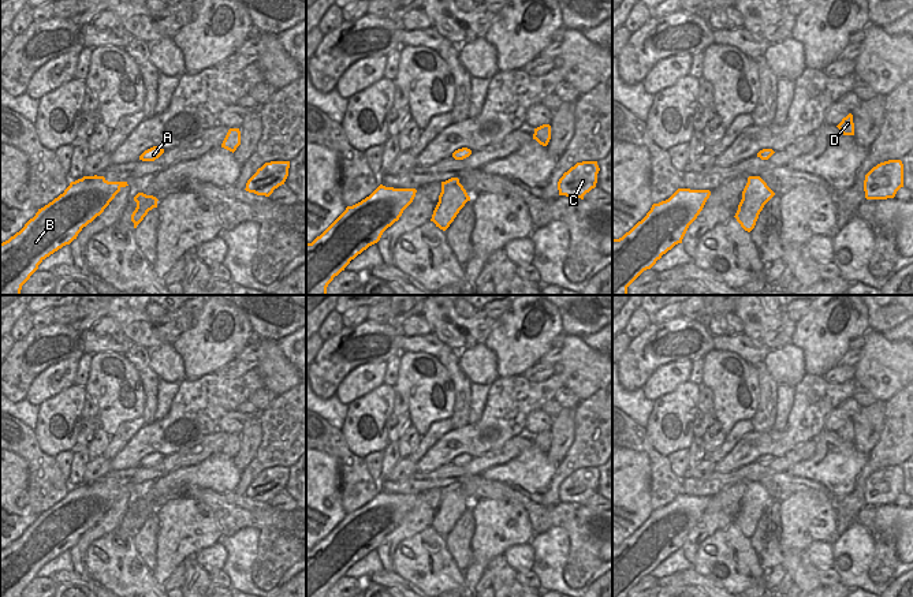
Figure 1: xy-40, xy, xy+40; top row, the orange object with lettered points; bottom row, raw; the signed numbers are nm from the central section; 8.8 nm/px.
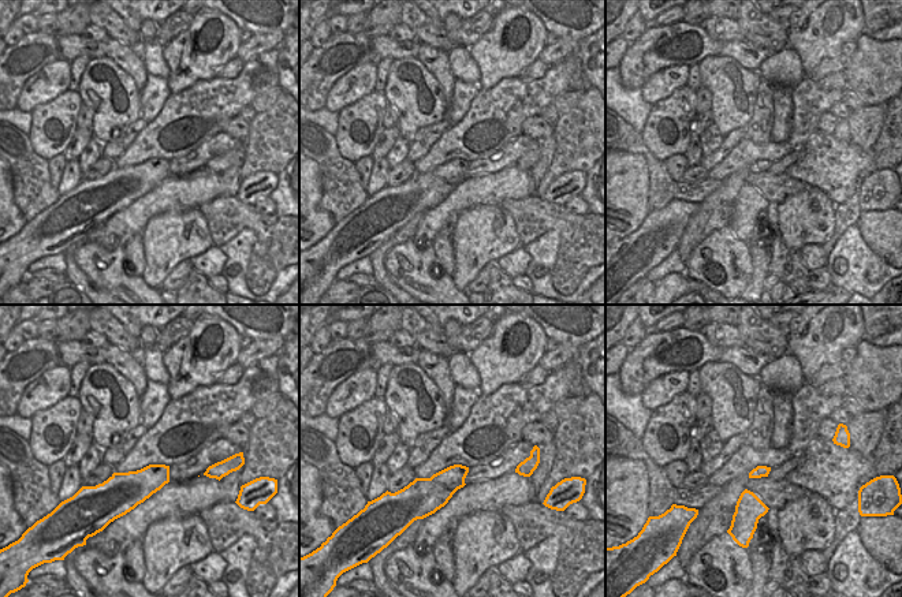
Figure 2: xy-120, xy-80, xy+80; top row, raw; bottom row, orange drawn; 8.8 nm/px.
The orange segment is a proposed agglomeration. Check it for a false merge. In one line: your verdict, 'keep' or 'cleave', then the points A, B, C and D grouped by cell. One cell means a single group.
keep; A B C D

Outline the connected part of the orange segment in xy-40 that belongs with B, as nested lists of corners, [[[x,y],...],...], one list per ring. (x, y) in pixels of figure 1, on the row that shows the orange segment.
[[[83,176],[38,209],[25,227],[0,243],[0,295],[21,295],[22,286],[38,269],[38,265],[51,254],[77,239],[78,234],[100,216],[127,182],[108,182],[104,176]]]

